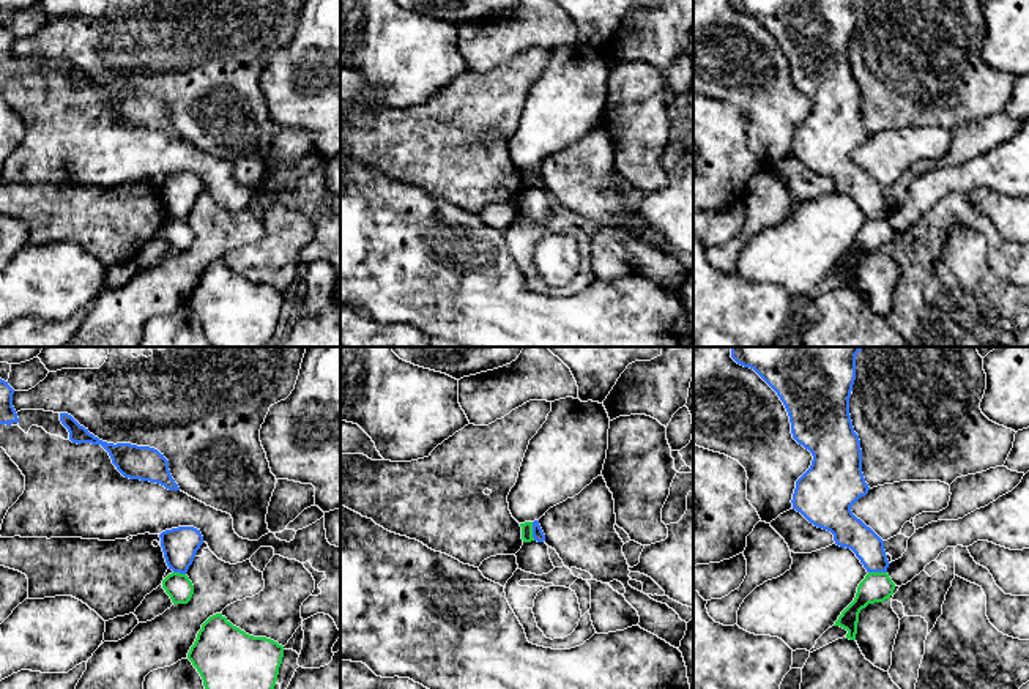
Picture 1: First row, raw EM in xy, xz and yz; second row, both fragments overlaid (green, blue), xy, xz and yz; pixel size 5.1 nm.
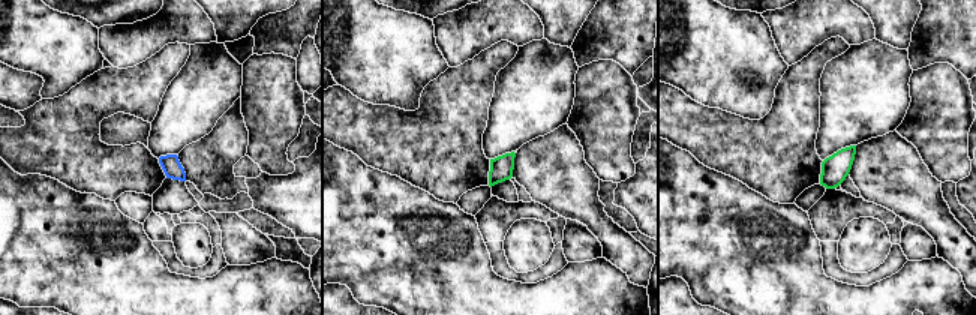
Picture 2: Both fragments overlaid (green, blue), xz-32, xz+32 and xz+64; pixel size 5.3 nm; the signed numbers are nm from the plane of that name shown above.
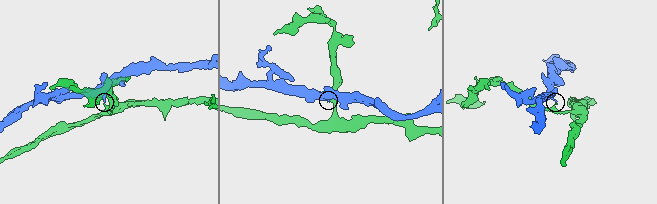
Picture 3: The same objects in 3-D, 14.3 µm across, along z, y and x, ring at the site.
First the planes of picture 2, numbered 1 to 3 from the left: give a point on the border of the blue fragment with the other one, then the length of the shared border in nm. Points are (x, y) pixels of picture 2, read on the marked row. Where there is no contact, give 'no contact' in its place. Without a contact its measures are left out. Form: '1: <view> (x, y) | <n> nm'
1: no contact
2: no contact
3: no contact

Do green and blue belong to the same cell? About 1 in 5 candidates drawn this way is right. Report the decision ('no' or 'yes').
no

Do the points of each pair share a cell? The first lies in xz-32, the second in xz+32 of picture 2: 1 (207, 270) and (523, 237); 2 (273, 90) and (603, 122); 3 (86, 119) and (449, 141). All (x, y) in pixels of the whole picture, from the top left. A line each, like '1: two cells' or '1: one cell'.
1: two cells
2: one cell
3: one cell

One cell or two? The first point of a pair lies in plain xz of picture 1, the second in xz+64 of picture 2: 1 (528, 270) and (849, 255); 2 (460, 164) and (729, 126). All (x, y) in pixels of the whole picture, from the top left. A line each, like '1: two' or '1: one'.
1: two
2: one

